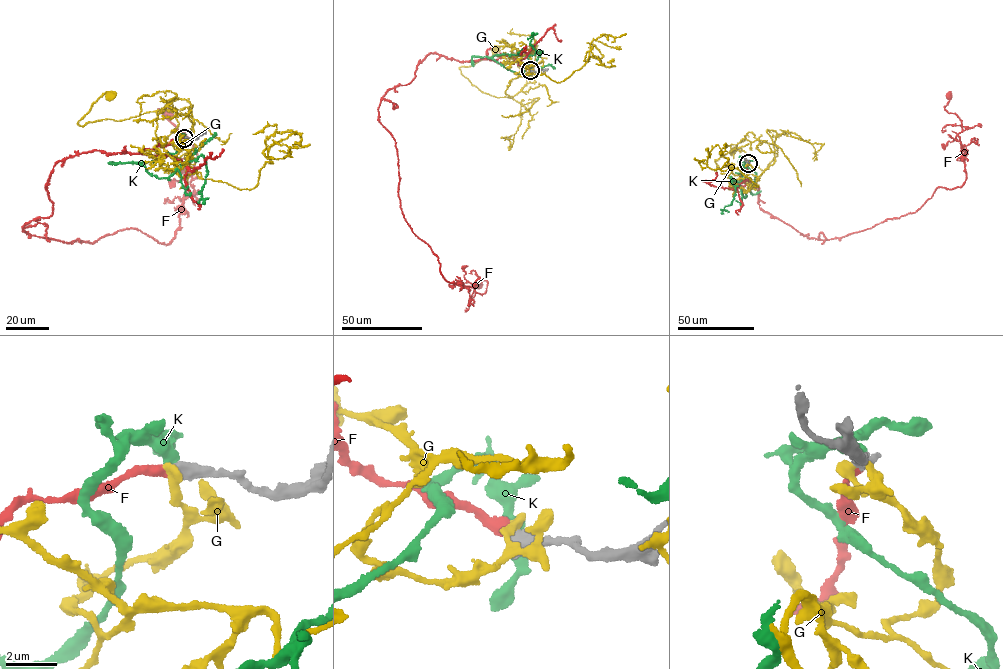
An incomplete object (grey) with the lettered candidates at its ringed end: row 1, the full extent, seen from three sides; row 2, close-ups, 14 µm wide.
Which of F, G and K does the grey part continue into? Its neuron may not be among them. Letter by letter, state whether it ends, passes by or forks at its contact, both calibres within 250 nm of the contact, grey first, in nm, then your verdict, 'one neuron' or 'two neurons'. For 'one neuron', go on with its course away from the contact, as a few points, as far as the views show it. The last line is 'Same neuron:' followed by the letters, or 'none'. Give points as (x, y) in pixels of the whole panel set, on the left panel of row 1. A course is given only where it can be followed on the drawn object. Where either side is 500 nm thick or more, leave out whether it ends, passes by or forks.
F: 550 nm thick on the grey side, 420 nm on the other; one neuron; it runs (184, 137), (58, 161), (52, 214), (23, 231), (92, 244), (131, 228), (166, 245), (197, 154), (169, 114)
G: 600 nm thick on the grey side, 420 nm on the other; two neurons
K: 600 nm thick on the grey side, 380 nm on the other; two neurons
Same neuron: F

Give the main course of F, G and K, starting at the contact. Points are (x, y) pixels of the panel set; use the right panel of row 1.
F: (748, 163), (741, 178), (758, 188), (759, 207), (802, 235), (871, 228), (961, 186), (948, 96)
G: (748, 163), (752, 171), (734, 181), (746, 192), (775, 160), (774, 143), (777, 156), (763, 170), (733, 151)
K: (748, 162), (745, 164), (756, 174), (753, 184), (745, 197), (739, 183), (731, 177), (735, 195), (723, 214)

